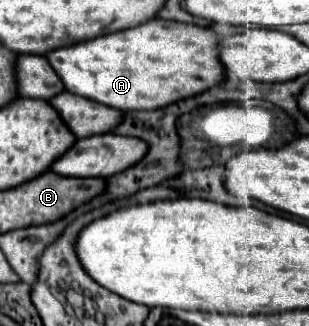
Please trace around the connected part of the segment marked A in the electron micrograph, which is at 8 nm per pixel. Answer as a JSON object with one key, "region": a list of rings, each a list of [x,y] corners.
{"region":[[[155,18],[141,26],[113,32],[101,38],[93,38],[69,48],[59,48],[47,54],[47,60],[61,76],[65,88],[73,94],[91,98],[105,106],[129,112],[129,110],[157,110],[175,102],[175,98],[191,98],[191,94],[201,94],[227,80],[225,66],[219,58],[219,36],[211,28],[183,24],[173,20]]]}

